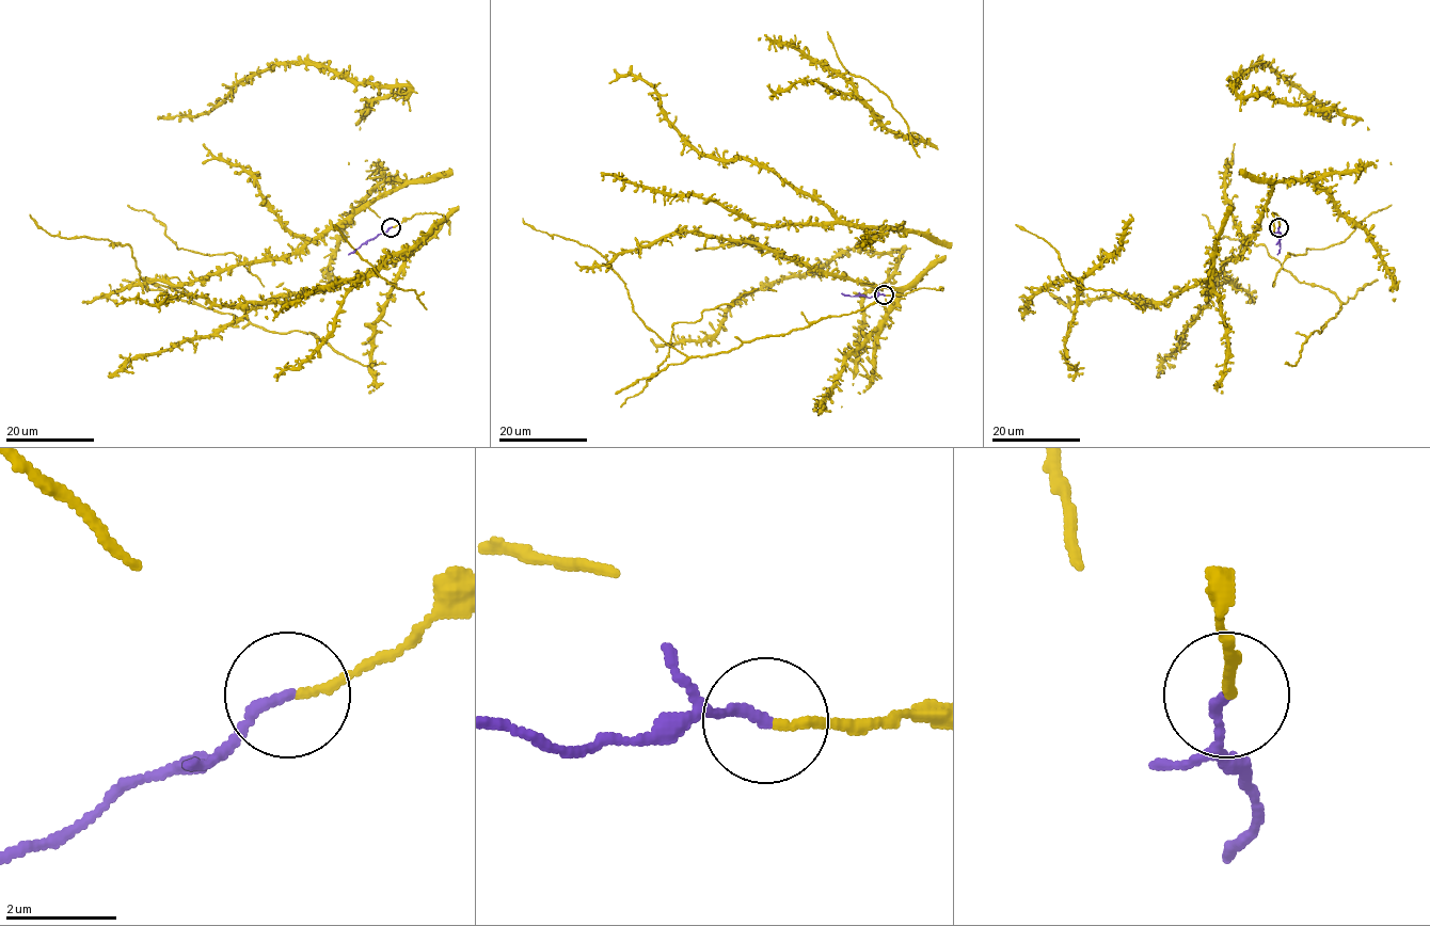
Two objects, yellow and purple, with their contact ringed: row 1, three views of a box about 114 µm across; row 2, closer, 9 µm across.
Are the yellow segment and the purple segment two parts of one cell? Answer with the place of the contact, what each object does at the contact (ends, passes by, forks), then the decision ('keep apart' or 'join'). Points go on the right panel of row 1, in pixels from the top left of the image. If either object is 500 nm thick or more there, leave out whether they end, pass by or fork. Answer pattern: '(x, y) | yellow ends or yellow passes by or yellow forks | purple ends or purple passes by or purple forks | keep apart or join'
(1278, 227) | yellow ends | purple ends | join

